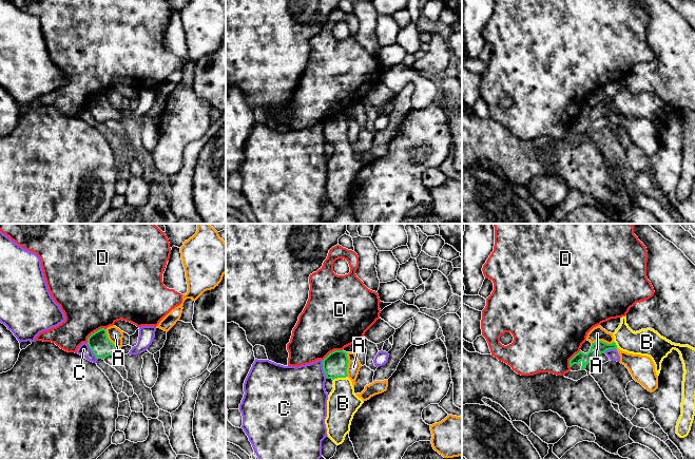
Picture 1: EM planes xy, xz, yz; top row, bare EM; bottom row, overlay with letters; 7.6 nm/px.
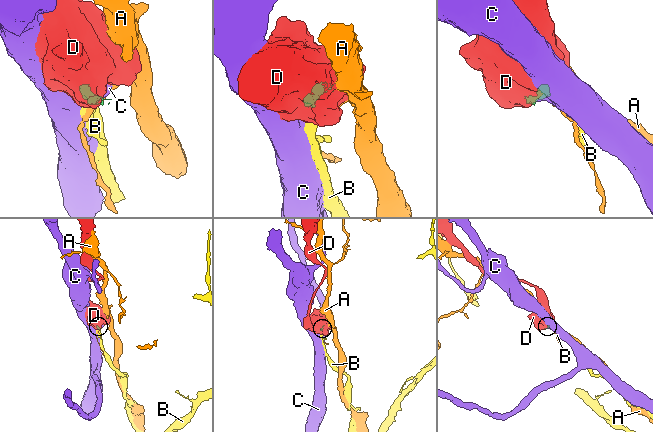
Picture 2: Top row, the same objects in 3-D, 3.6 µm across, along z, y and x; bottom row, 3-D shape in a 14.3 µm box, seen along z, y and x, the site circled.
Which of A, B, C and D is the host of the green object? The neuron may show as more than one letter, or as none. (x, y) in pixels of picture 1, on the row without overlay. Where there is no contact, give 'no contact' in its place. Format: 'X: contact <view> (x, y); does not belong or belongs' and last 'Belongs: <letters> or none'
A: contact xz (347, 128); does not belong
B: contact xz (340, 140); belongs
C: contact xz (323, 132); does not belong
D: contact xy (95, 95); does not belong
Belongs: B

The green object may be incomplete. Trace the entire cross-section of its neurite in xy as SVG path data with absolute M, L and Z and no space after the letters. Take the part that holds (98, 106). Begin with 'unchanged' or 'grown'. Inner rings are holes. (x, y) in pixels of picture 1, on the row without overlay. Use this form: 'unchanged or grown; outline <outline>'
unchanged; outline M101 92L88 101L88 109L97 122L105 122L109 119L119 120L121 113L115 110L108 101L107 94Z

